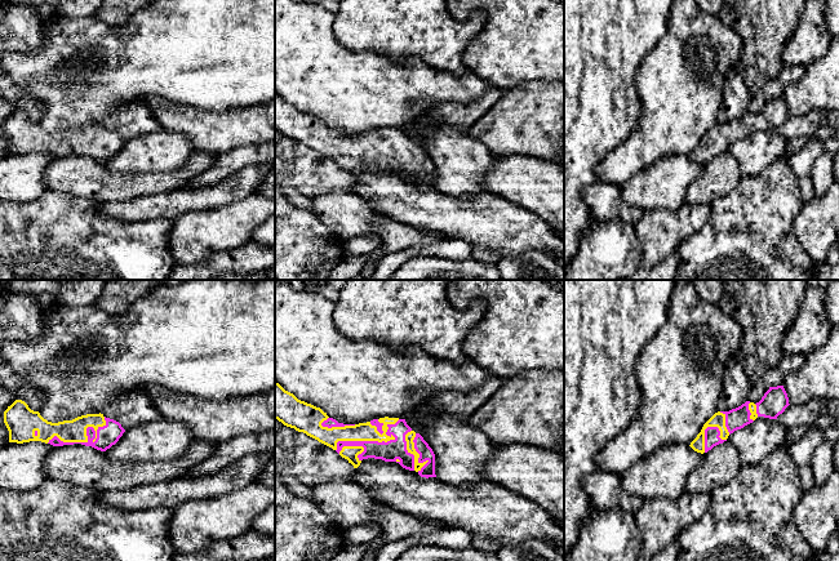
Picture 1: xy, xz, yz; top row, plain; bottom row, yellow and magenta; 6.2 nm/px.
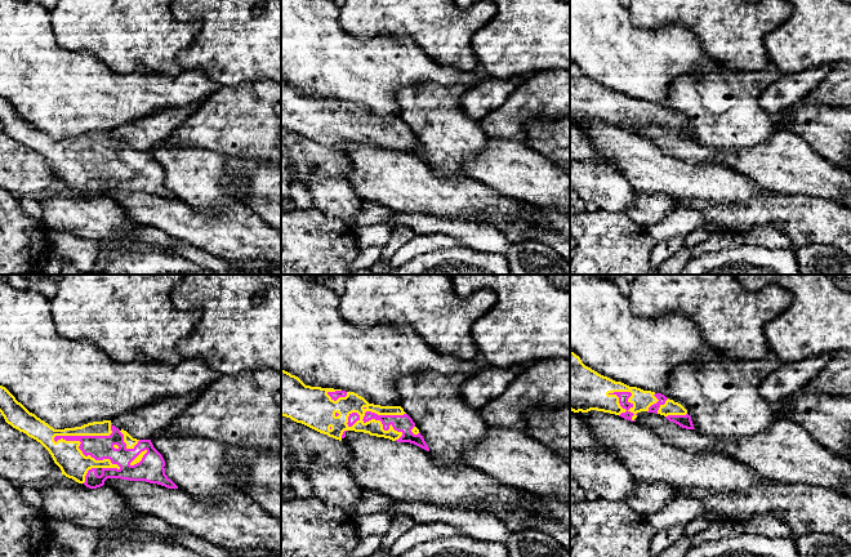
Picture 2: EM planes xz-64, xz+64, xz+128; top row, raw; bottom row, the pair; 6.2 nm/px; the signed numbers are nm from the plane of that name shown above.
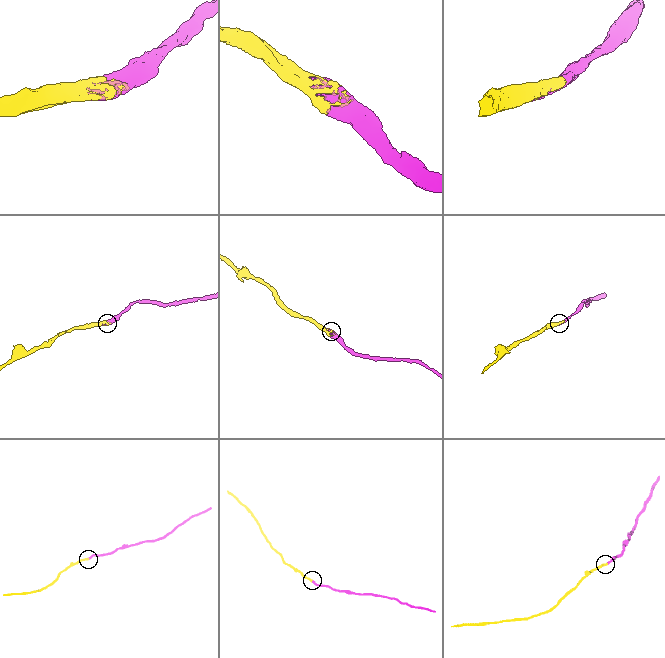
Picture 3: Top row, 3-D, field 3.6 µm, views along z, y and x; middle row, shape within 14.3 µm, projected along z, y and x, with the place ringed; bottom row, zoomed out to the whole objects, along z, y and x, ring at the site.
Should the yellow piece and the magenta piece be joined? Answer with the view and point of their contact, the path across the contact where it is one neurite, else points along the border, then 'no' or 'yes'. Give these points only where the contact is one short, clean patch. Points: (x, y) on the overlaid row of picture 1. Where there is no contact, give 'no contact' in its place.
meets yellow in xz at (372, 440); yes

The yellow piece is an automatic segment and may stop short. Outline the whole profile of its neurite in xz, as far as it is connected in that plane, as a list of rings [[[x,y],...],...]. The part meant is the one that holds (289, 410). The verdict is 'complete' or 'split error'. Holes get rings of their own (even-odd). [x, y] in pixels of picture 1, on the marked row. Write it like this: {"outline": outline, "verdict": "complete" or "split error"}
{"outline": [[[275,382],[275,419],[284,426],[303,432],[307,436],[336,450],[342,458],[358,468],[363,459],[374,458],[396,462],[403,468],[416,471],[421,477],[436,477],[435,454],[420,433],[416,433],[399,418],[379,418],[367,423],[343,424],[329,418],[320,408],[298,400]]], "verdict": "split error"}

